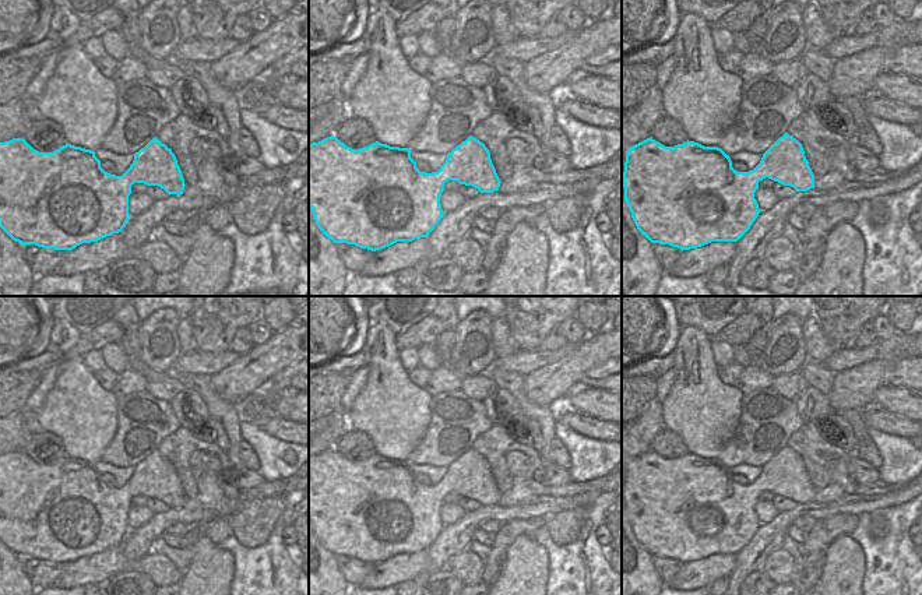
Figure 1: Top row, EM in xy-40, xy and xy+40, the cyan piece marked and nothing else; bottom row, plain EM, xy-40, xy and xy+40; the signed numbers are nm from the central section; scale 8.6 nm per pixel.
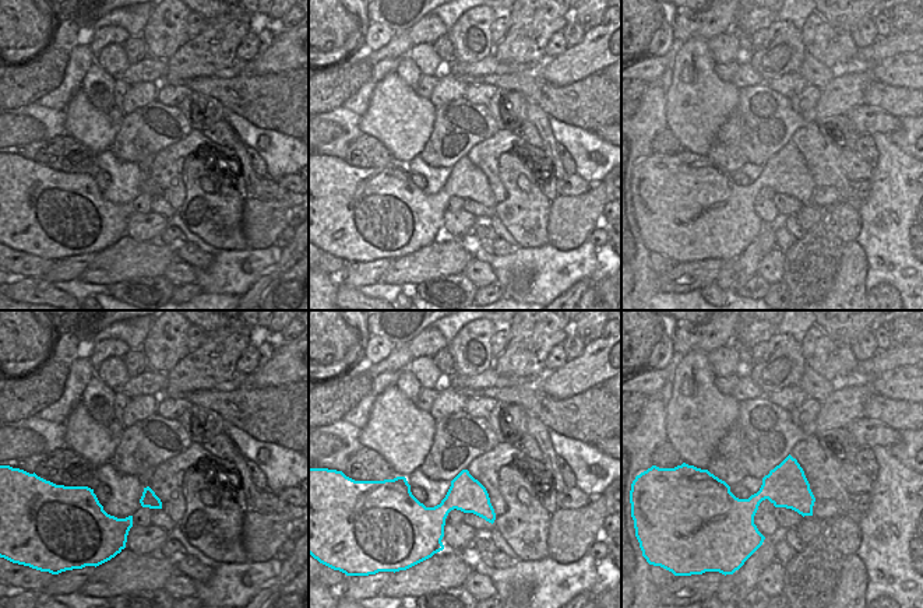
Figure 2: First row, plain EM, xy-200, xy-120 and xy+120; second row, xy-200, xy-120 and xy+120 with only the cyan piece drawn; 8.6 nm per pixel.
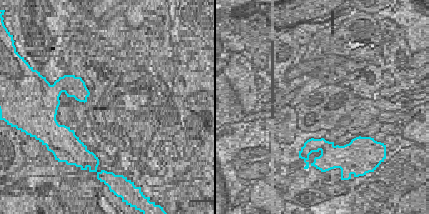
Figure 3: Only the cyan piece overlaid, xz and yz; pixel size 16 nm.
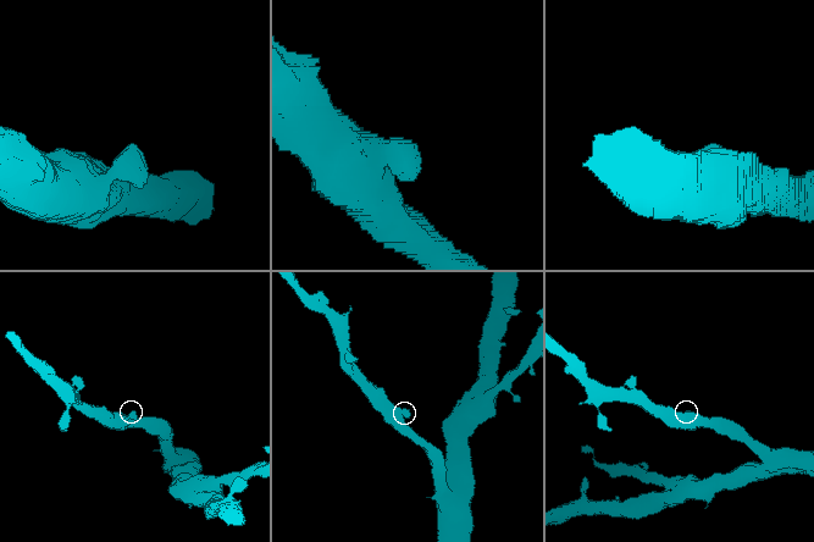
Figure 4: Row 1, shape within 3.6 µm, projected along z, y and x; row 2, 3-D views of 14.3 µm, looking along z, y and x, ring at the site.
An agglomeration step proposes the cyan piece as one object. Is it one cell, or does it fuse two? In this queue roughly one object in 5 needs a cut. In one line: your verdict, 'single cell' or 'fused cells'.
single cell

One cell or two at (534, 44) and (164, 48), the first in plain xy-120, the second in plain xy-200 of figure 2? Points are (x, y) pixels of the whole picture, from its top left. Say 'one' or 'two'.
two

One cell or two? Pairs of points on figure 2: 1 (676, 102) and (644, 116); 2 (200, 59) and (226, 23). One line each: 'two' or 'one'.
1: two
2: one

